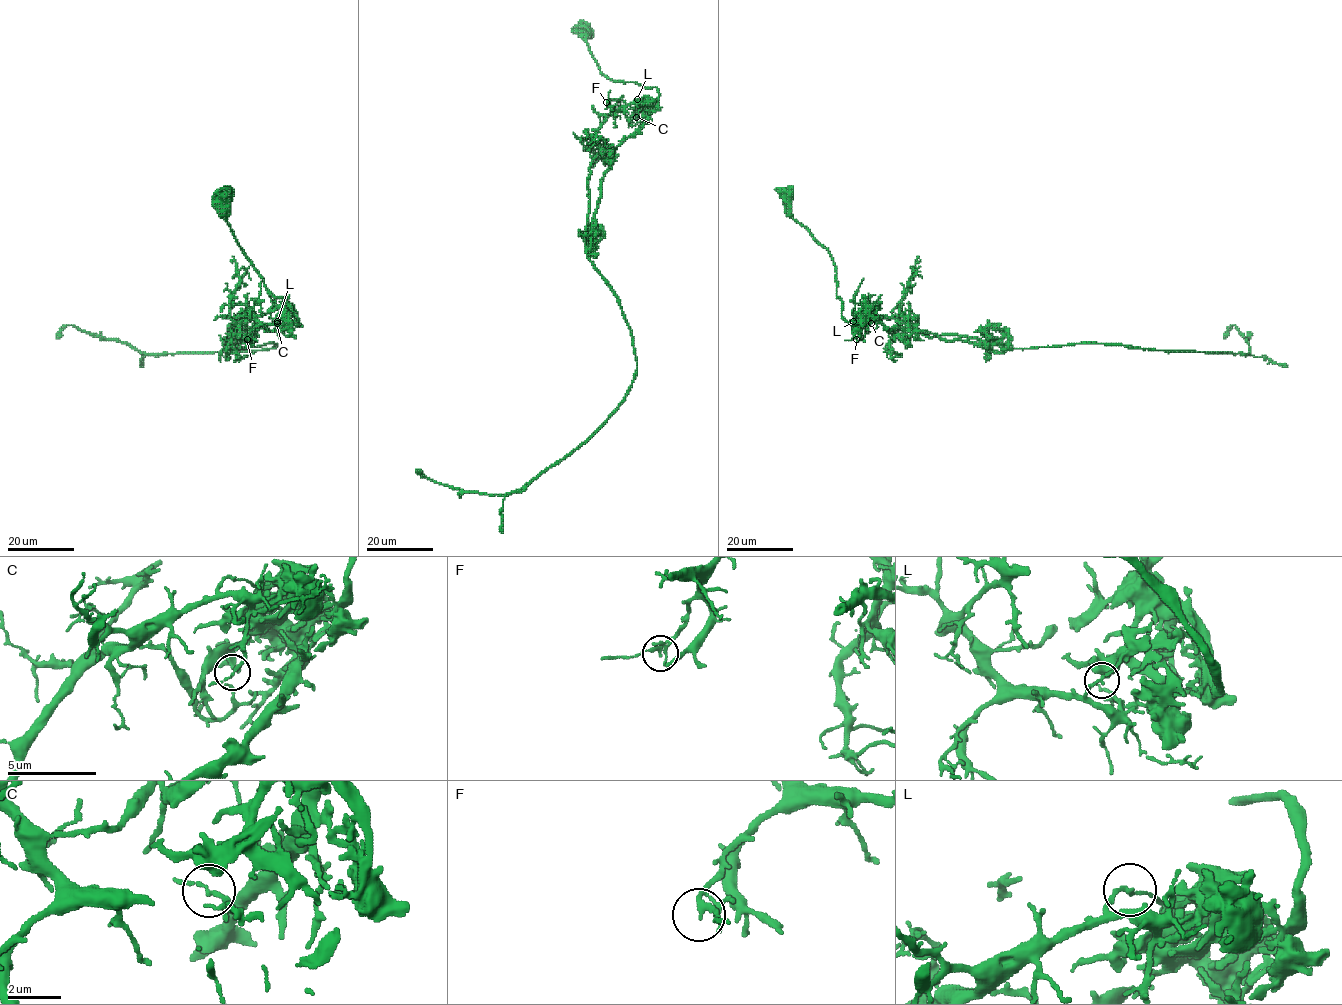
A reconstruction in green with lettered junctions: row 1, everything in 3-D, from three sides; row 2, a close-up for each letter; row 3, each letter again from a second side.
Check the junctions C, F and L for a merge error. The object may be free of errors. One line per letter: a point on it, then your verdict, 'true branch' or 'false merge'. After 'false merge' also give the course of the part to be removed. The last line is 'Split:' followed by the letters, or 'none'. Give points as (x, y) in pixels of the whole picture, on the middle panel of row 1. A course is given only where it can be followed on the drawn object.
C: (636, 117) | true branch
F: (606, 102) | true branch
L: (637, 99) | false merge | (636, 99), (597, 133), (584, 231), (632, 339), (625, 400), (520, 490), (467, 492), (416, 470)
Split: L

